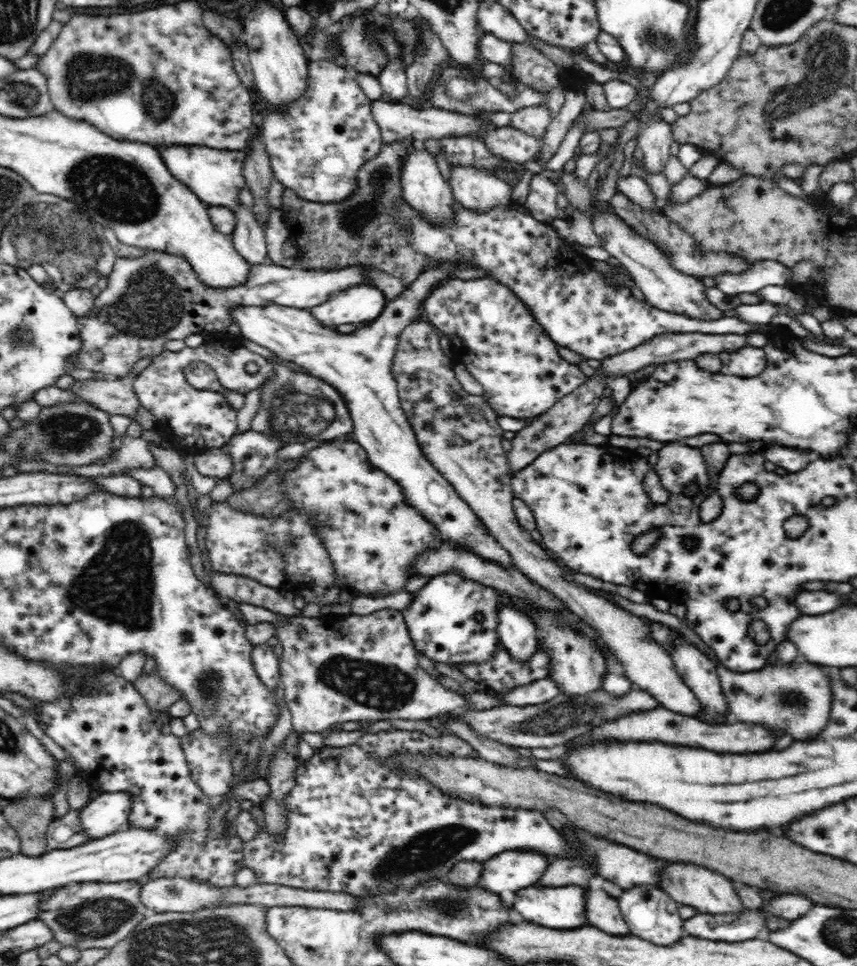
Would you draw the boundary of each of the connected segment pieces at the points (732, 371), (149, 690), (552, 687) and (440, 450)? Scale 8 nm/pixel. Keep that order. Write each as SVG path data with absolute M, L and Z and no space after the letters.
M744 346L730 354L730 362L722 372L733 378L750 379L757 377L767 365L766 351L762 347Z
M155 671L140 676L133 684L134 689L146 701L146 705L154 711L164 712L173 703L182 699L182 695L178 691L158 679Z
M546 678L538 680L538 682L530 682L526 686L512 688L510 692L497 698L504 701L506 705L522 707L550 702L552 698L556 698L560 694L562 694L562 689L558 687L558 683Z
M412 322L400 334L392 362L401 407L426 459L442 473L499 544L510 553L514 567L559 598L570 612L597 632L599 640L623 666L624 676L630 680L632 687L646 691L671 712L700 719L703 705L683 682L670 653L652 638L650 621L634 615L624 606L606 599L598 590L591 590L564 574L563 568L554 561L550 552L518 523L512 506L513 476L510 475L507 453L502 447L505 430L498 424L499 415L483 395L464 391L454 376L454 364L440 348L439 336L439 332L429 322Z

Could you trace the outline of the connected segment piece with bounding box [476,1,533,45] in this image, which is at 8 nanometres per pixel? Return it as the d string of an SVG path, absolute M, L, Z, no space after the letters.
M480 1L476 18L482 32L493 34L506 42L522 42L528 45L532 42L533 36L501 4Z

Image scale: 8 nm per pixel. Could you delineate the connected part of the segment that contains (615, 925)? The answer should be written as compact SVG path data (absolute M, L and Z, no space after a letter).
M588 888L586 918L588 924L611 935L630 935L630 929L622 917L618 902L602 890Z

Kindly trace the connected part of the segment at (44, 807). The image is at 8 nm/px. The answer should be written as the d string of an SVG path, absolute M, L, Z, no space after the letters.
M24 795L9 801L3 816L18 833L21 853L26 856L40 856L50 849L47 846L46 831L54 821L54 798Z

